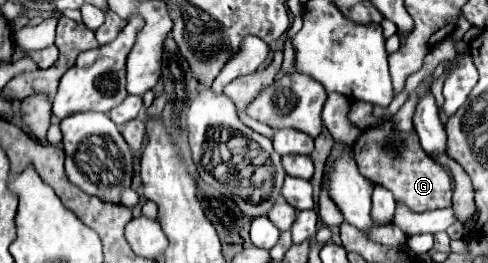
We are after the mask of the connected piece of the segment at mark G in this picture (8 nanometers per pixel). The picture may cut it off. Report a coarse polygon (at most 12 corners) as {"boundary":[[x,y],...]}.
{"boundary":[[417,92],[353,146],[359,172],[413,212],[449,208],[451,174],[423,152]]}

